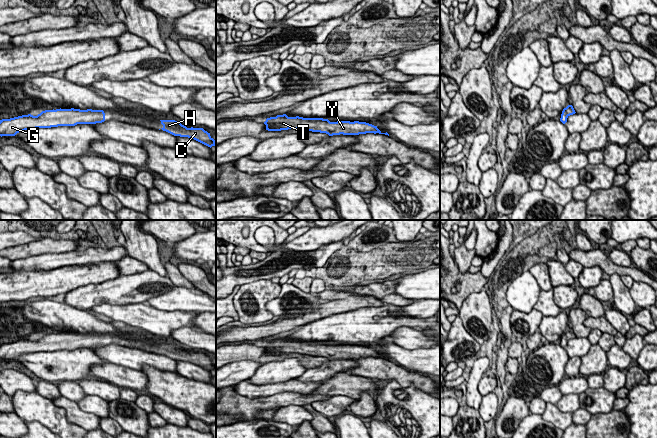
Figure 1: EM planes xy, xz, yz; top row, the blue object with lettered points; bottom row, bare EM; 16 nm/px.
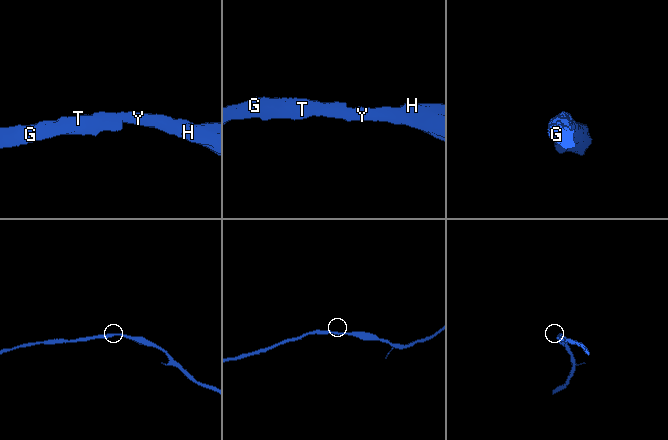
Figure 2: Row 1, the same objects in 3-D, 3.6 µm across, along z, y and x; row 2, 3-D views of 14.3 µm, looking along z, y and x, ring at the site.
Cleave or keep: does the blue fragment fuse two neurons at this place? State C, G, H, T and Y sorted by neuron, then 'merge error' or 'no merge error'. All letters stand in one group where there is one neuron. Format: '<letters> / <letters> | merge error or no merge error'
C G H T Y | no merge error

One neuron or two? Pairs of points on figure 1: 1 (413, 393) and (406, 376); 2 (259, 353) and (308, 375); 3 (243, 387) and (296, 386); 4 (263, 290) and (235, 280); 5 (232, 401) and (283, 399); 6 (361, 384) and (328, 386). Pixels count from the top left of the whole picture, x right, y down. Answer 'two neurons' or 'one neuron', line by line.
1: two neurons
2: two neurons
3: one neuron
4: two neurons
5: one neuron
6: one neuron

